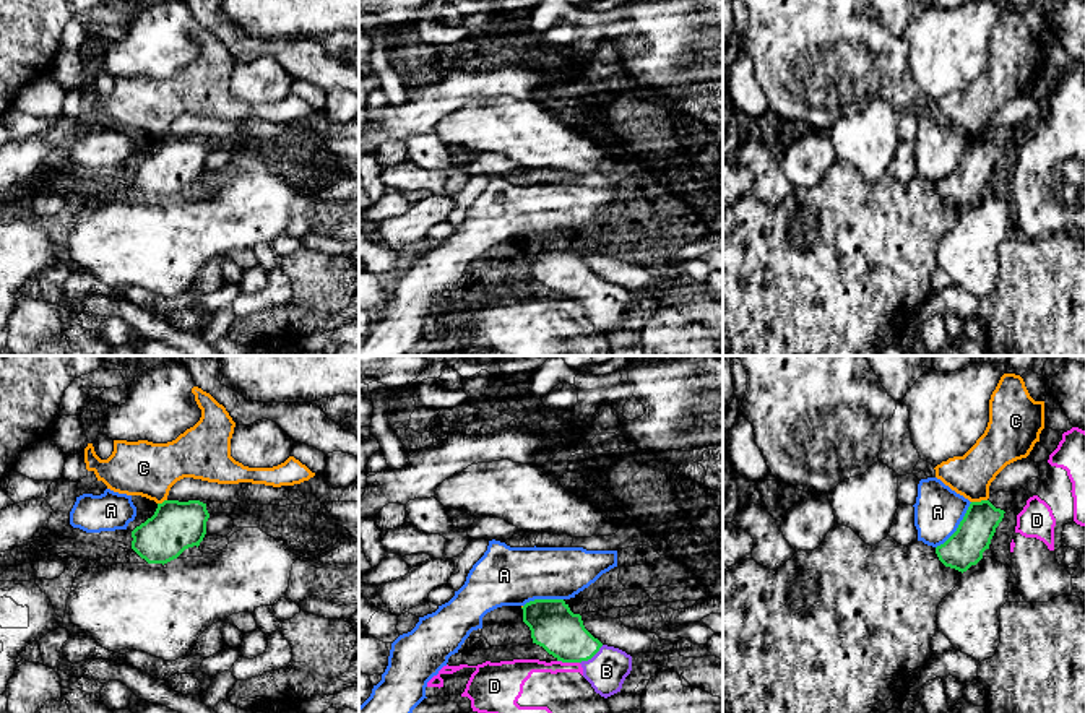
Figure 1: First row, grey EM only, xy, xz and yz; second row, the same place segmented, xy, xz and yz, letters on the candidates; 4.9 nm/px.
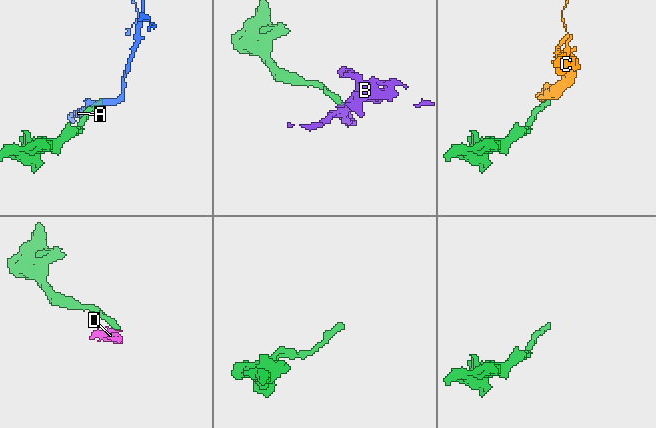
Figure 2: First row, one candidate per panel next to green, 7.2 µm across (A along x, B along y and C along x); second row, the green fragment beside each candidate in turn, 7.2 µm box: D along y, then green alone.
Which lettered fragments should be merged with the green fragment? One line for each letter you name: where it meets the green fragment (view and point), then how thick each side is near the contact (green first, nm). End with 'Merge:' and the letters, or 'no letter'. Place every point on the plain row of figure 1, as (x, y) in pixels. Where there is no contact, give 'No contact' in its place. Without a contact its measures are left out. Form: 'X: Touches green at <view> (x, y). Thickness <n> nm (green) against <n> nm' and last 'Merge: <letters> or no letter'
B: Touches green at xz (592, 293). Thickness 240 nm (green) against 200 nm
Merge: B

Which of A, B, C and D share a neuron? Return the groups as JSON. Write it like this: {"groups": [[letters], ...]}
{"groups": [["A"], ["B"], ["C"], ["D"]]}

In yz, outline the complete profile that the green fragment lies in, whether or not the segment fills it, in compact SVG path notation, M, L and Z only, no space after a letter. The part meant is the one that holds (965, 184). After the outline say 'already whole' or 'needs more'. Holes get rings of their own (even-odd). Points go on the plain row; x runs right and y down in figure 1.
M989 136L971 138L957 167L936 184L939 197L962 210L976 201L983 195L983 188L989 185L1004 149Z | already whole

